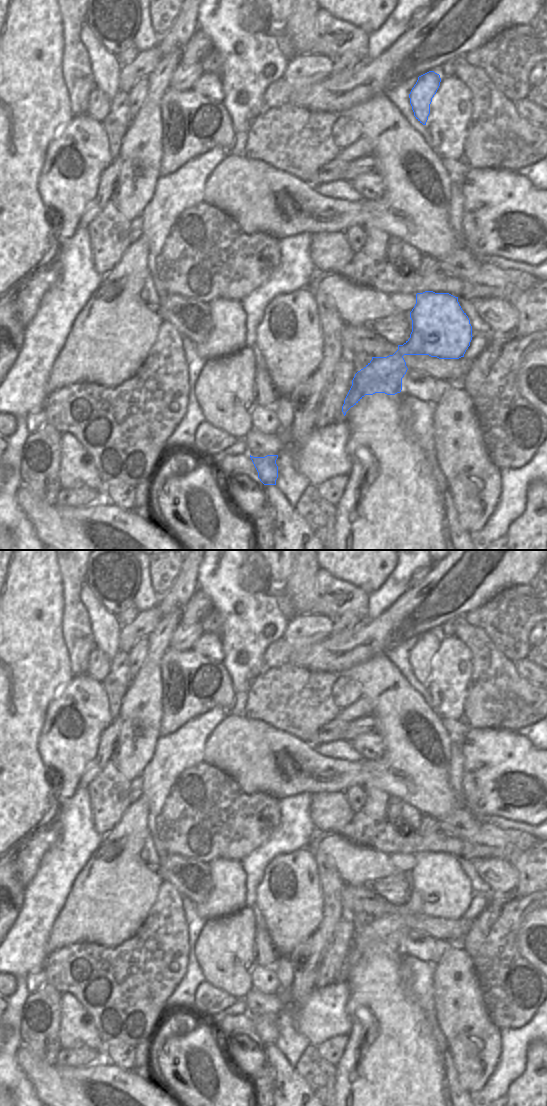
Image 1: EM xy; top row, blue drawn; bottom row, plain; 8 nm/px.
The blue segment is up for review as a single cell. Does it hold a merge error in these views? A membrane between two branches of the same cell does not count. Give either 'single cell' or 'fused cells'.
single cell

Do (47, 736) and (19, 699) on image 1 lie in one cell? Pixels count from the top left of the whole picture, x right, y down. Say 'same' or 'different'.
different

